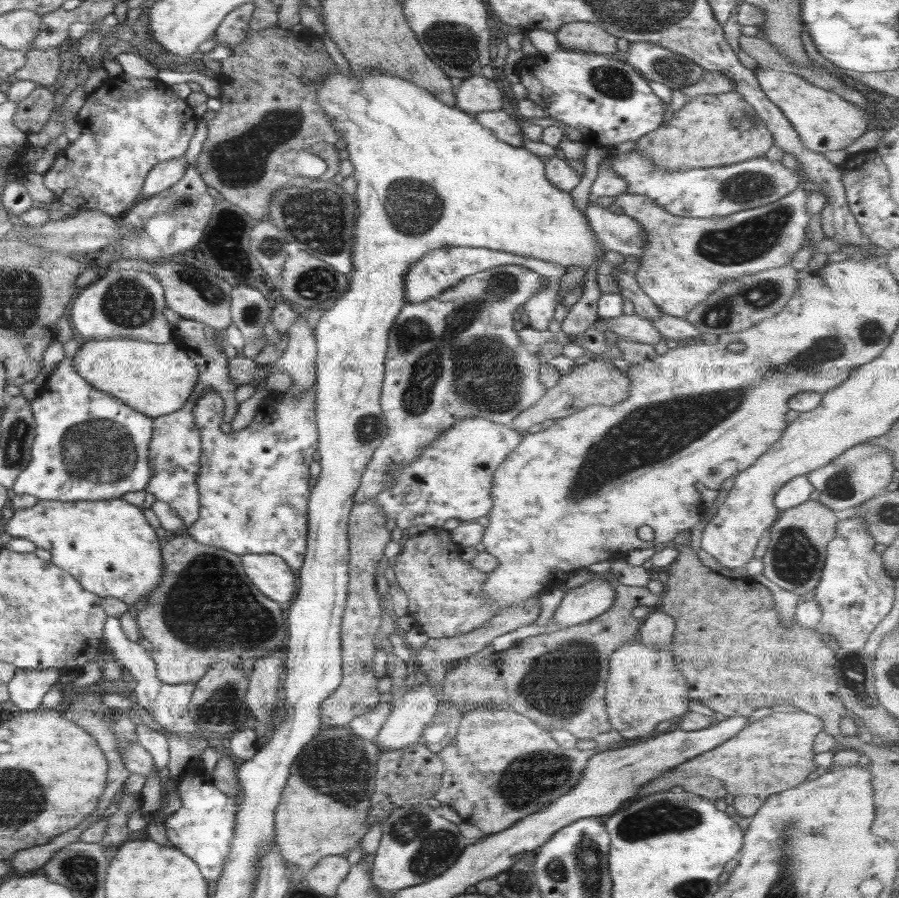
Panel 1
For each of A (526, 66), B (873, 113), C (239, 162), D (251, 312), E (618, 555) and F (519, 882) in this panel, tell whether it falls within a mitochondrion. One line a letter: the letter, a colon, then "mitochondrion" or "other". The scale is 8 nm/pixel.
A: other
B: other
C: mitochondrion
D: mitochondrion
E: other
F: mitochondrion

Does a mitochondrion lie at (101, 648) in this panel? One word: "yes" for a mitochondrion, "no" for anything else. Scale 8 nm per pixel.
no

